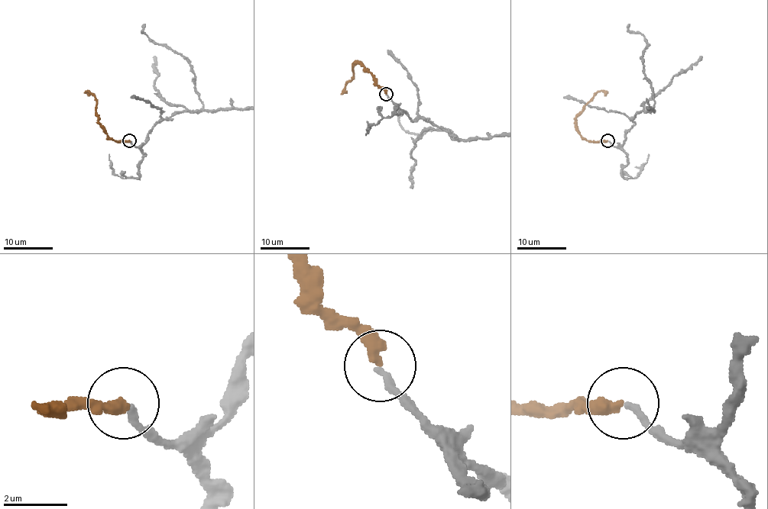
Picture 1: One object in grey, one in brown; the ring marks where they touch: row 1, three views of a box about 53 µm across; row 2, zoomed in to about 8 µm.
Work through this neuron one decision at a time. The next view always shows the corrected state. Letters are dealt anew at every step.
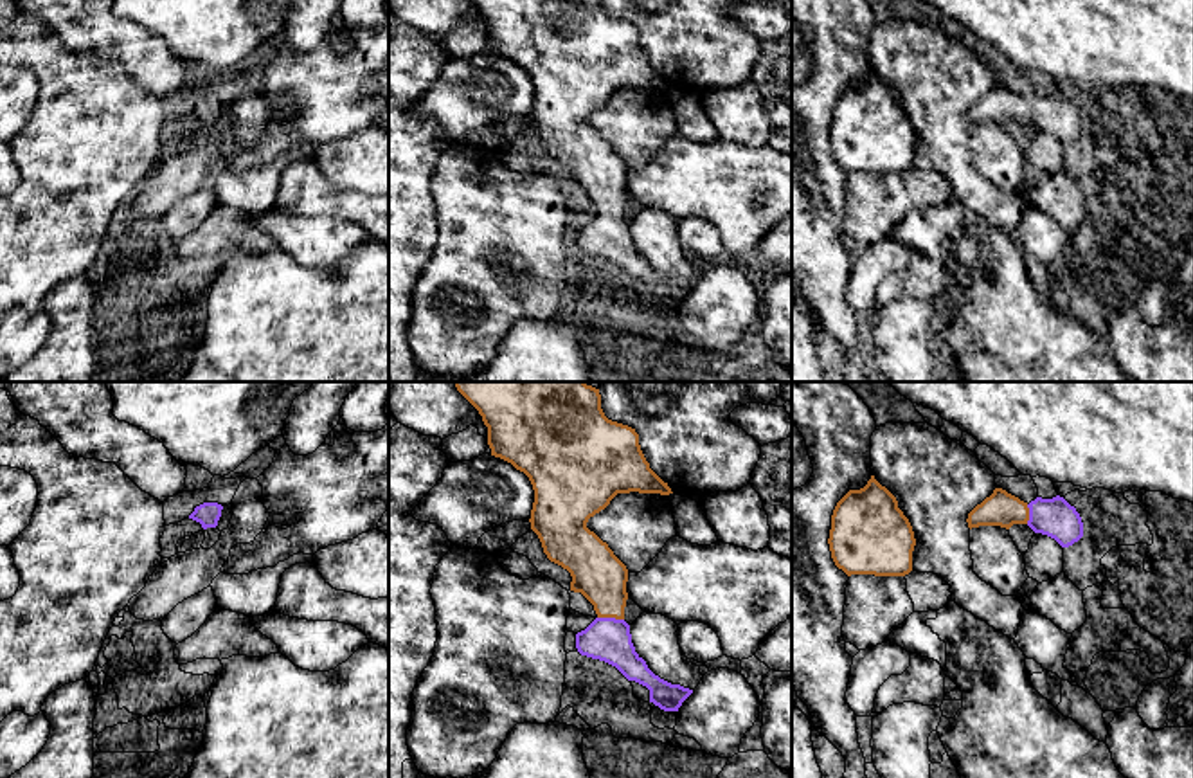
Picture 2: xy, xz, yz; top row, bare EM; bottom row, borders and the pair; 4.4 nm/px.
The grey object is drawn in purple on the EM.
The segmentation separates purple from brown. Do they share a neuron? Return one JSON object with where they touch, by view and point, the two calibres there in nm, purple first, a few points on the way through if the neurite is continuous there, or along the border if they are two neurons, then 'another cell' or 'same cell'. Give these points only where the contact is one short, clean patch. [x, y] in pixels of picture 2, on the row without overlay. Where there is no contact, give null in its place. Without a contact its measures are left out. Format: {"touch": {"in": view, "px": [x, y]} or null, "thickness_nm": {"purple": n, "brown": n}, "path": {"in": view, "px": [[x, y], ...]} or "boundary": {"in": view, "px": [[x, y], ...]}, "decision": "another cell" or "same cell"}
{"touch": {"in": "xz", "px": [610, 215]}, "thickness_nm": {"purple": 200, "brown": 220}, "decision": "same cell"}

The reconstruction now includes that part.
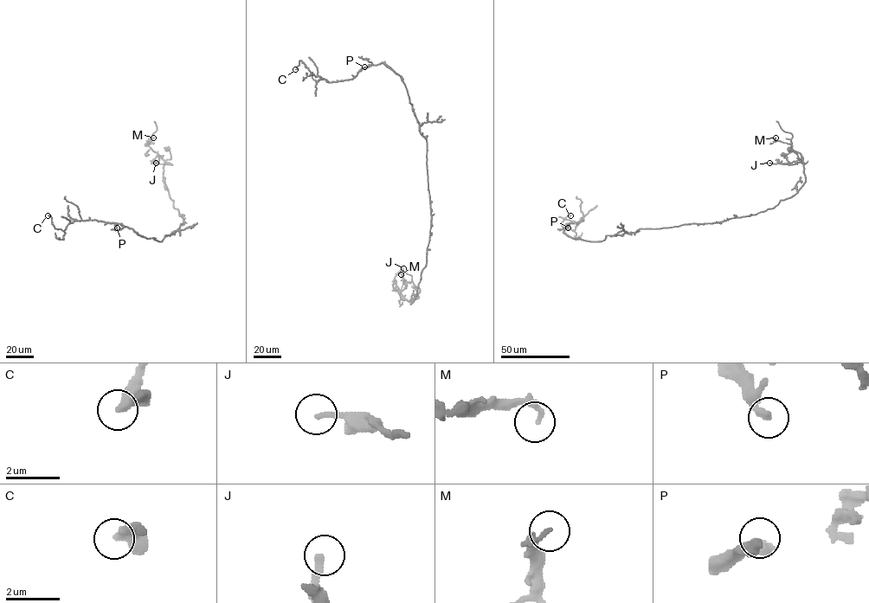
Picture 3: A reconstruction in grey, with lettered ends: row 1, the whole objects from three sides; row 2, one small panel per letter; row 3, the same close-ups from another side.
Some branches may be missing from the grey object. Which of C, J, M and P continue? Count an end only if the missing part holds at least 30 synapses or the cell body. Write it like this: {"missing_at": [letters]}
{"missing_at": []}

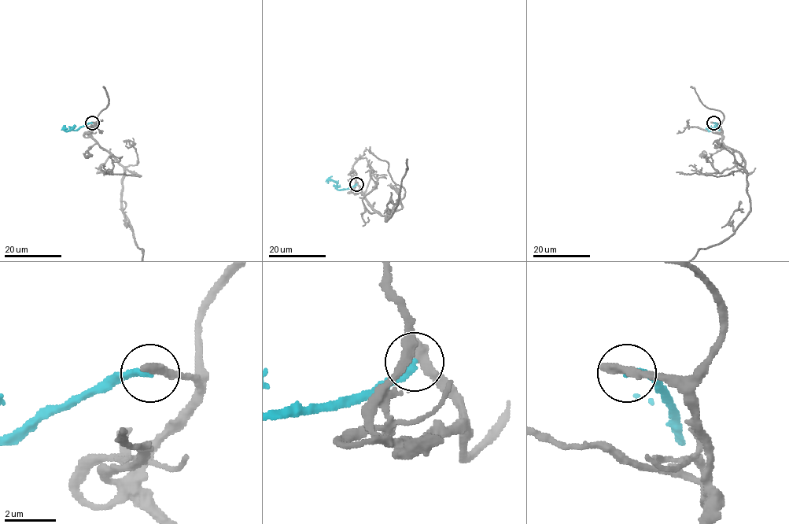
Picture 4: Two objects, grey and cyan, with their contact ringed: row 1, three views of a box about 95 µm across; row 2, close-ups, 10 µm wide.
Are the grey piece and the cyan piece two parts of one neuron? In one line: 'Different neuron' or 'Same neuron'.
Different neuron

